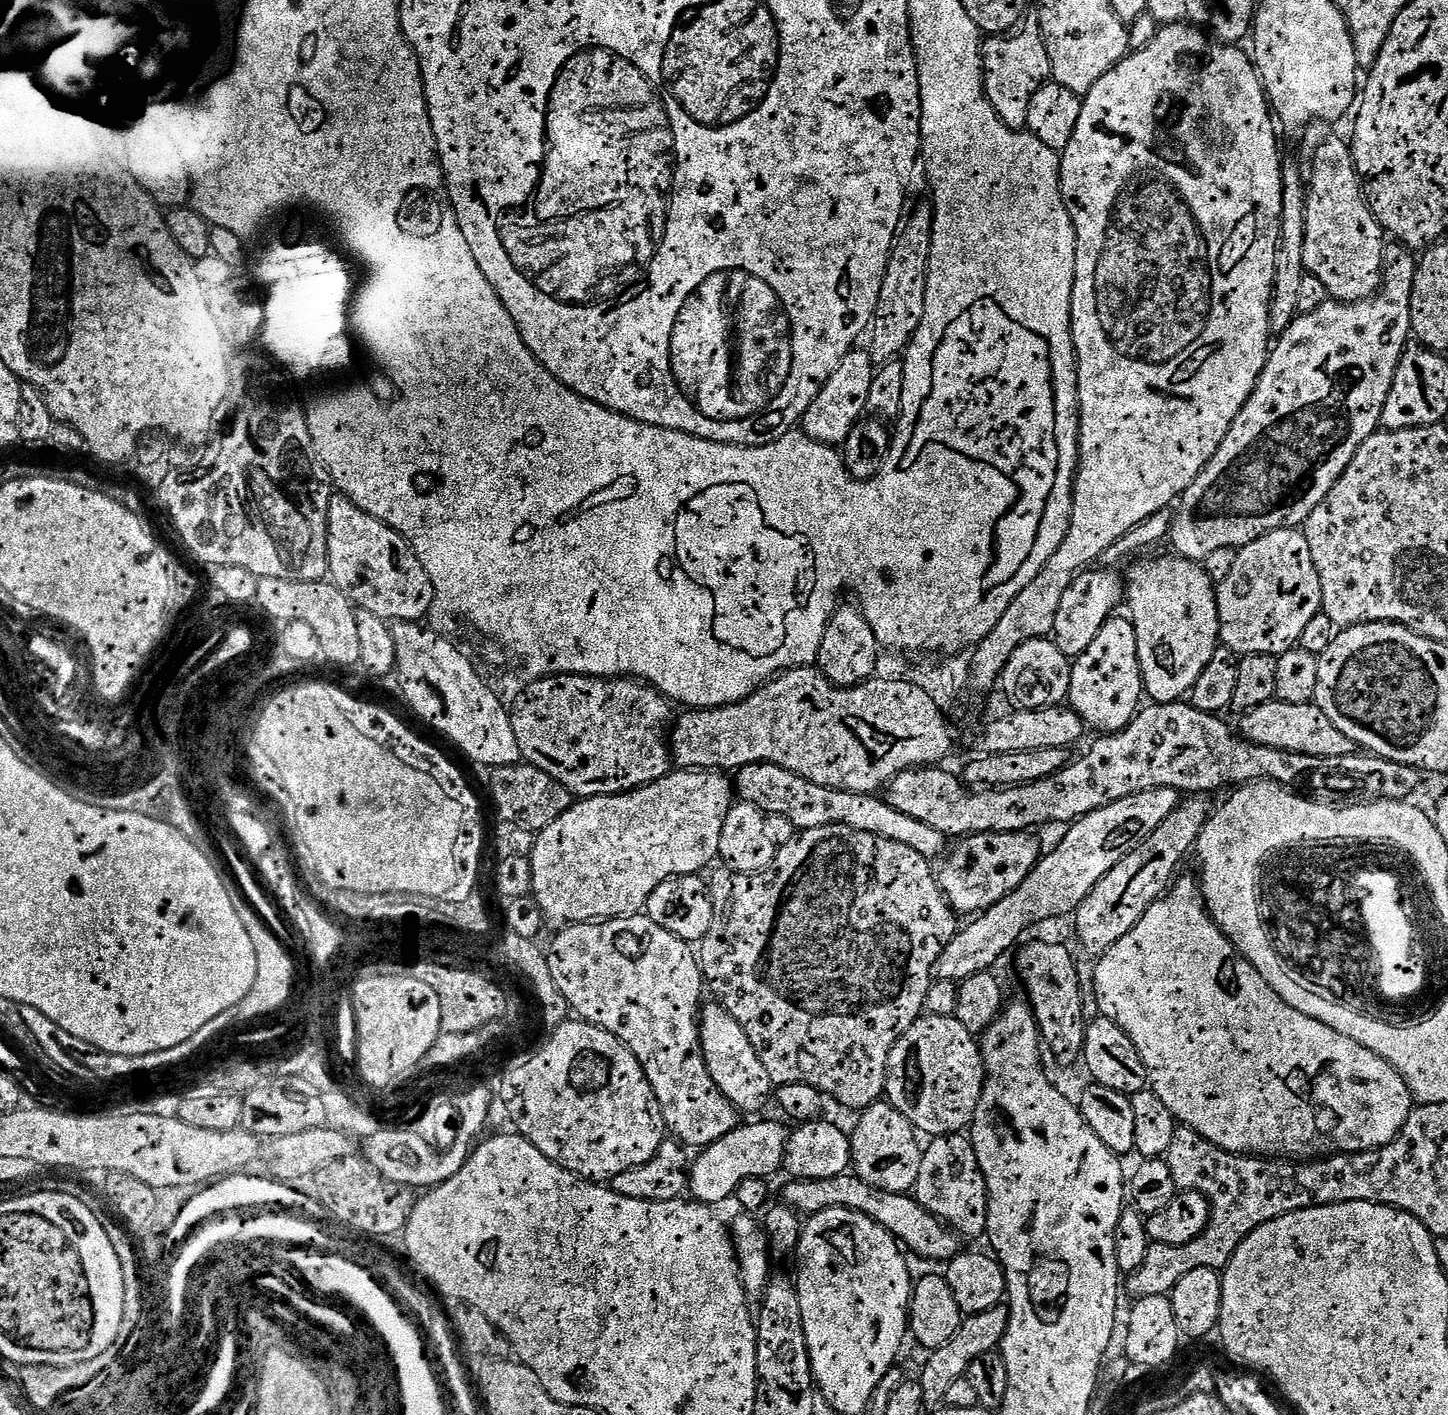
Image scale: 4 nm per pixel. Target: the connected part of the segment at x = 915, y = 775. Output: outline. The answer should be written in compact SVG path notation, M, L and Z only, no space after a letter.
M917 766L895 776L887 793L888 804L912 818L924 821L945 836L969 838L980 833L1024 832L1026 828L1050 822L1071 824L1078 817L1074 794L1060 786L1058 772L1046 779L1005 788L982 788L972 792L958 787L951 776L932 766Z

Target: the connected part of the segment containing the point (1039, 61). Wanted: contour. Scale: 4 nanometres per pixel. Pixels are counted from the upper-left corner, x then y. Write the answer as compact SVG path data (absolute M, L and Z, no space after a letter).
M1005 34L989 39L986 46L984 67L984 85L987 99L999 112L1005 122L1022 121L1029 115L1032 99L1041 87L1052 80L1052 54L1043 39L1035 40L1032 36Z

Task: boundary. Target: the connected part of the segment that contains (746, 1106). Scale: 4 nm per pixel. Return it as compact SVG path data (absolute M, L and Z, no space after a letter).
M705 1007L700 1021L700 1045L706 1066L720 1093L741 1113L762 1111L764 1099L773 1095L774 1081L768 1067L760 1061L760 1055L745 1034L744 1027L723 1008Z

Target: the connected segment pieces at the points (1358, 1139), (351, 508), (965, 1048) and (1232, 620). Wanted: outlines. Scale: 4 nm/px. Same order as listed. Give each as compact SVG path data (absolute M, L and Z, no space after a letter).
M1195 875L1186 876L1179 882L1171 885L1170 891L1161 896L1160 899L1154 901L1146 910L1146 914L1142 914L1142 918L1132 930L1130 934L1126 934L1126 938L1122 938L1114 946L1110 946L1110 950L1106 950L1103 956L1099 957L1096 968L1096 1000L1100 1003L1099 1015L1106 1020L1113 1020L1118 1026L1126 1029L1129 1036L1133 1037L1137 1048L1146 1057L1148 1063L1148 1083L1151 1091L1155 1092L1158 1098L1162 1098L1162 1102L1166 1102L1166 1106L1176 1115L1177 1121L1183 1127L1193 1128L1200 1136L1205 1136L1211 1144L1217 1144L1222 1150L1233 1154L1247 1154L1253 1158L1291 1158L1296 1162L1304 1162L1309 1158L1324 1158L1329 1154L1351 1154L1353 1152L1371 1152L1377 1148L1384 1148L1390 1144L1396 1135L1402 1130L1402 1126L1408 1121L1408 1115L1412 1113L1414 1107L1414 1097L1408 1084L1402 1078L1402 1074L1398 1074L1398 1070L1394 1070L1394 1066L1390 1066L1390 1062L1386 1062L1382 1058L1378 1058L1378 1054L1374 1054L1374 1050L1366 1050L1366 1046L1358 1046L1358 1042L1354 1042L1354 1038L1346 1038L1346 1034L1338 1034L1338 1030L1330 1030L1330 1026L1322 1026L1322 1022L1318 1022L1314 1018L1306 1018L1306 1014L1298 1014L1298 1010L1294 1010L1294 1006L1290 1006L1285 1000L1272 989L1272 985L1266 982L1266 978L1262 978L1262 974L1258 974L1258 970L1250 963L1247 958L1236 951L1236 947L1231 944L1227 936L1220 931L1220 928L1214 921L1212 915L1208 912L1204 902L1204 894L1200 890L1200 881Z
M337 495L337 500L333 499L328 505L328 549L330 550L330 573L334 577L335 583L343 589L345 595L352 601L357 609L364 609L371 614L376 614L380 620L385 622L420 622L424 615L432 608L432 603L438 600L438 593L435 584L432 583L430 574L424 568L424 563L416 556L416 551L412 548L408 540L400 532L395 532L385 521L374 518L368 512L360 511L360 506L347 496Z
M924 1014L901 1032L888 1056L886 1100L925 1137L960 1134L971 1125L976 1114L984 1077L977 1037L955 1015Z
M1299 527L1274 530L1239 549L1236 552L1232 576L1241 576L1242 579L1248 580L1248 584L1234 585L1232 592L1236 596L1221 591L1216 597L1216 605L1220 611L1220 644L1231 648L1237 654L1278 658L1283 652L1291 652L1299 645L1310 620L1322 612L1320 572L1314 566L1310 542Z

